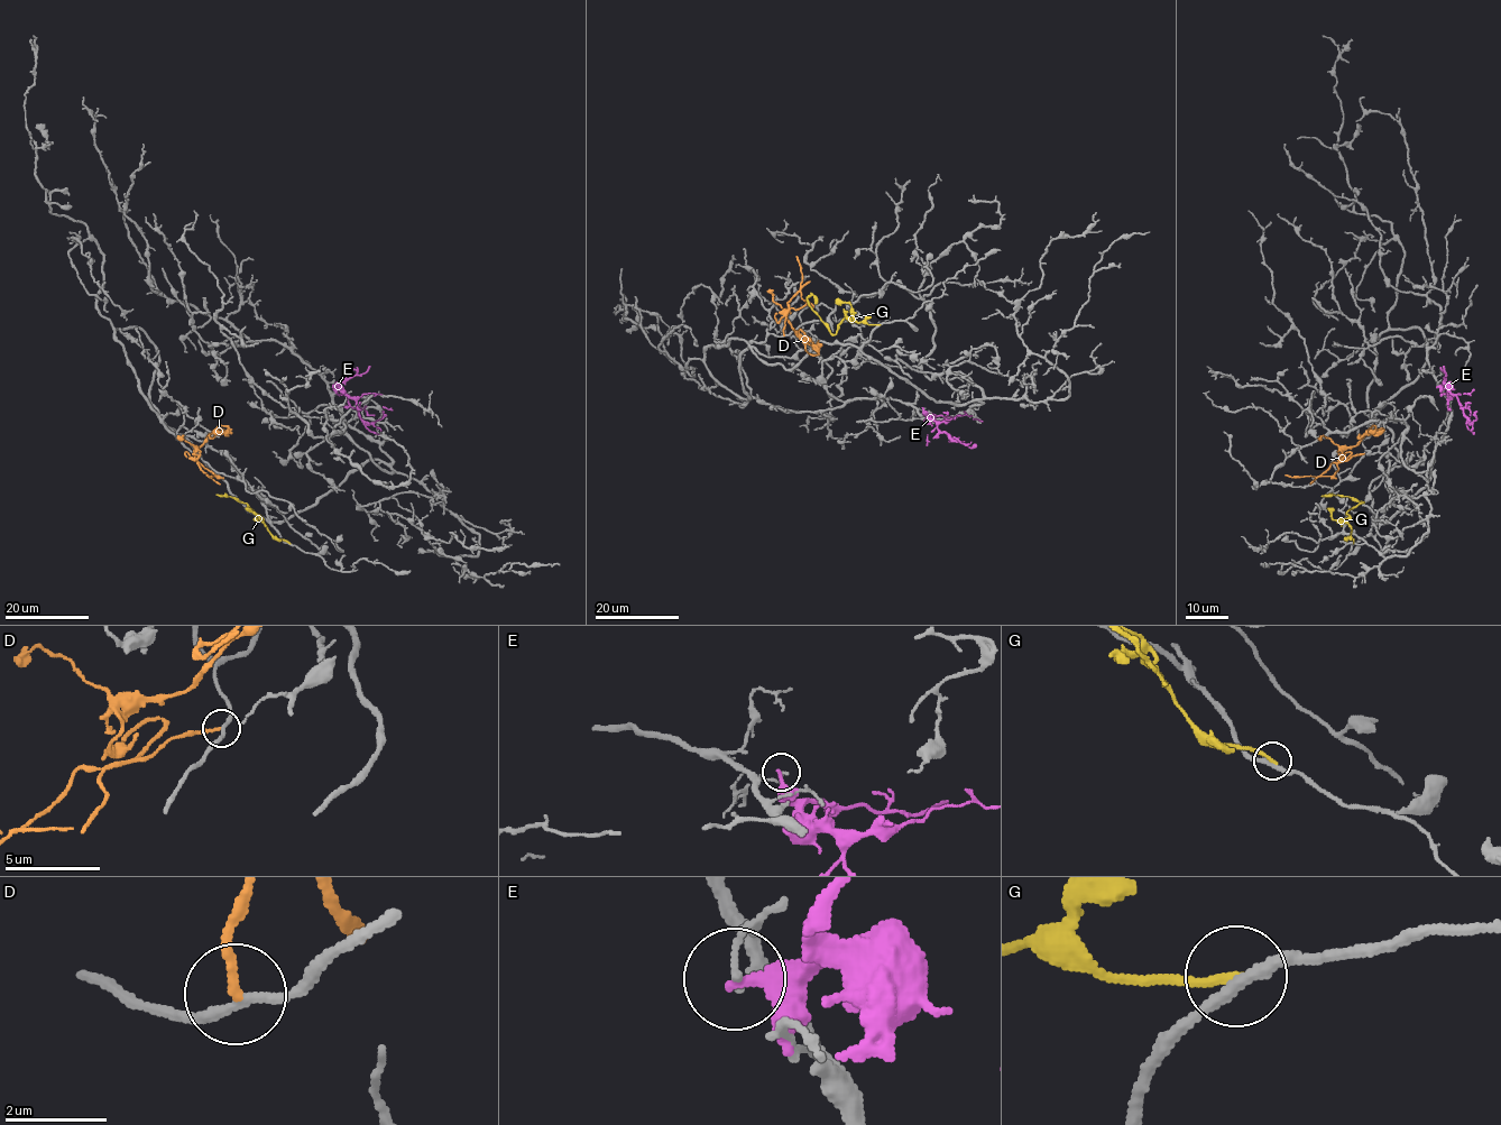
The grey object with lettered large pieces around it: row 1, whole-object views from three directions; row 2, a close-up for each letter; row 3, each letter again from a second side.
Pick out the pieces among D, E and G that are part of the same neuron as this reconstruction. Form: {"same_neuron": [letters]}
{"same_neuron": []}

